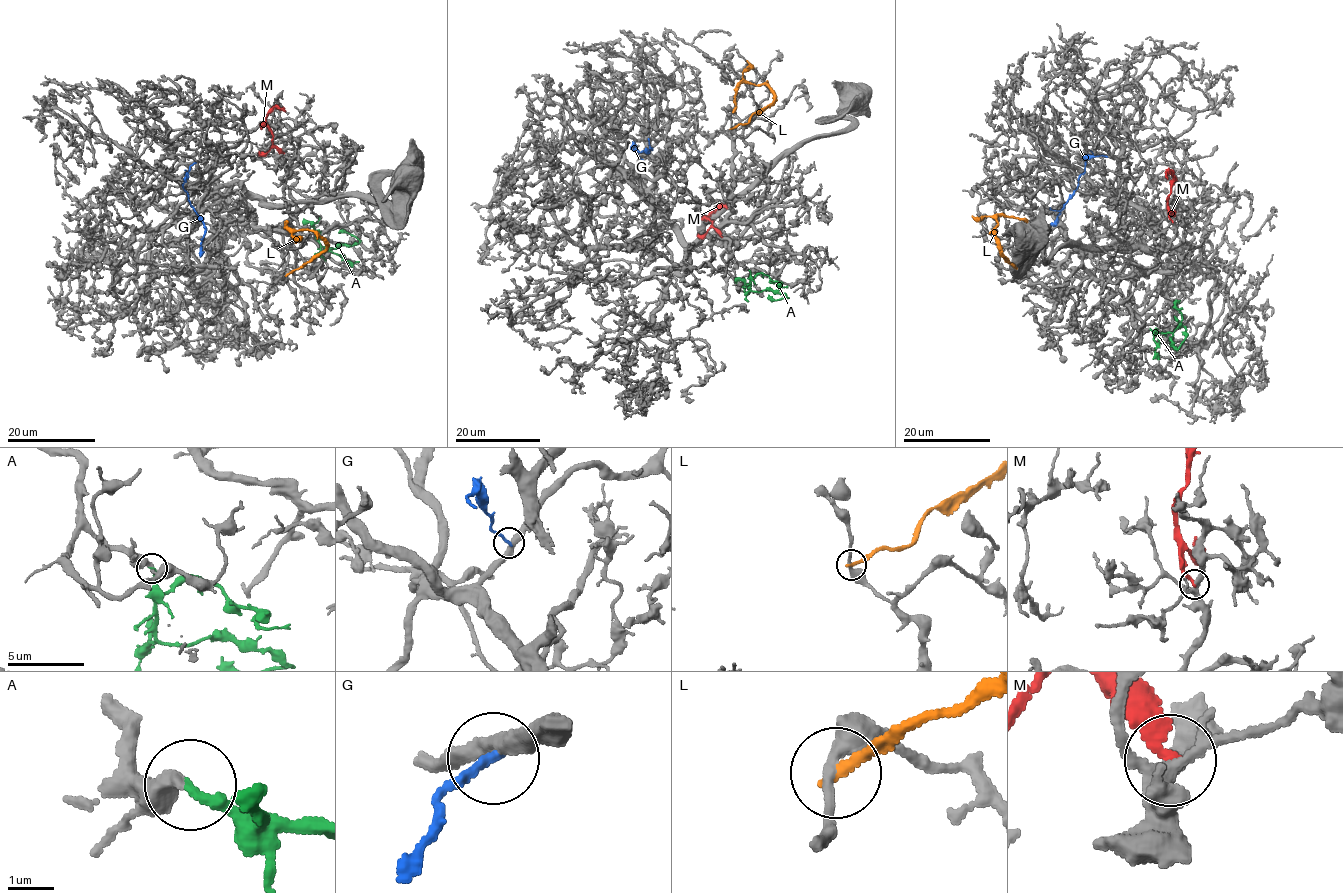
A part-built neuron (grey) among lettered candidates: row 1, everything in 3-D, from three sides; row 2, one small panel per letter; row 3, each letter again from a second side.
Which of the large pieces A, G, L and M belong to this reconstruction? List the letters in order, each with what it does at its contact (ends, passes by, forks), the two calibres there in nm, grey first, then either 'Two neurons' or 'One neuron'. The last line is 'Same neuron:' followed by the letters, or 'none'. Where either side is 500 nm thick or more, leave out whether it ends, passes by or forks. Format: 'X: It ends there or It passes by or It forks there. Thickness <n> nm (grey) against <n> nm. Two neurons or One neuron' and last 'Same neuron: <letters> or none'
A: It ends there. Thickness 340 nm (grey) against 280 nm. One neuron
G: It ends there. Thickness 380 nm (grey) against 180 nm. Two neurons
L: It ends there. Thickness 240 nm (grey) against 240 nm. Two neurons
M: It ends there. Thickness 320 nm (grey) against 240 nm. Two neurons
Same neuron: A

